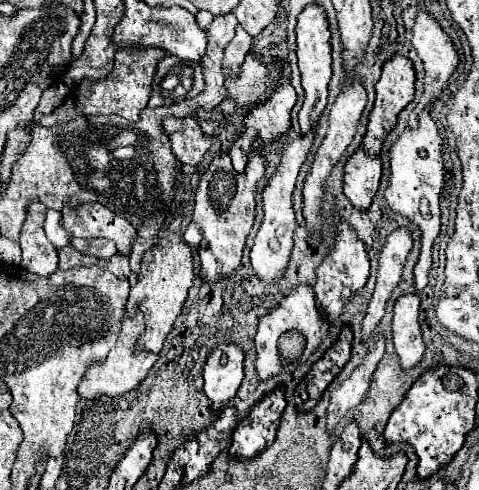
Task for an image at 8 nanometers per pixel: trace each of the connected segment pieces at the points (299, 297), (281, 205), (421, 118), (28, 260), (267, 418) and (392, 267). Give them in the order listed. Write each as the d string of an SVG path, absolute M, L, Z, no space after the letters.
M310 285L294 287L294 291L290 295L286 295L270 313L266 313L260 319L254 339L256 339L256 351L258 351L256 371L258 371L258 377L262 381L266 381L268 377L282 371L282 359L278 355L278 339L286 331L300 331L306 339L306 347L316 347L324 339L324 335L328 333L328 321L324 319L324 315L320 315L316 301L314 301L314 291Z
M308 131L308 133L300 133L294 141L282 145L280 163L278 163L274 175L270 177L270 181L266 183L266 187L262 189L264 219L262 219L258 235L254 237L254 247L250 251L250 261L252 261L252 267L254 267L256 275L260 279L268 281L268 283L278 281L284 275L288 259L290 259L292 235L294 235L294 227L296 227L294 209L292 209L292 191L294 191L294 185L296 185L298 171L300 171L302 163L306 161L306 155L310 151L312 139L314 139L314 131Z
M424 109L418 115L418 129L406 127L404 133L390 149L390 185L386 189L386 201L390 203L392 211L408 217L416 223L422 231L422 249L420 259L414 267L414 287L422 291L428 283L428 271L432 265L432 241L440 231L440 193L444 181L444 165L442 165L442 137L438 133L436 123Z
M30 203L26 207L26 221L20 231L22 267L34 275L48 277L58 267L58 249L44 235L46 207L42 203Z
M276 387L272 393L264 395L256 405L252 405L246 419L242 419L232 435L230 455L250 459L258 455L260 449L268 447L276 437L280 415L286 407L284 391Z
M396 227L388 235L388 239L386 239L382 251L380 251L374 295L372 295L372 301L368 305L368 313L366 313L364 323L362 323L362 337L364 339L368 339L372 335L378 321L384 317L386 301L390 299L394 287L400 281L400 273L404 269L404 263L406 263L406 257L410 253L410 249L412 249L410 229Z

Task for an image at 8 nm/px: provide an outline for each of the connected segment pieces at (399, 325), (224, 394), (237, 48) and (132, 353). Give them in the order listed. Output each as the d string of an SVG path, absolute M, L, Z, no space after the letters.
M404 293L394 303L394 347L404 369L414 367L424 353L424 341L418 323L418 307L420 297L416 293Z
M220 343L204 361L204 393L212 401L212 415L232 399L244 379L242 347L236 343Z
M238 25L236 27L236 37L224 49L224 57L222 57L224 77L240 73L240 65L244 63L244 57L246 57L248 49L250 49L250 43L252 43L252 37Z
M136 313L134 317L124 315L122 329L118 333L118 343L110 349L108 357L102 363L96 363L96 365L90 367L90 371L86 371L84 381L78 387L79 399L100 399L102 395L104 397L116 397L116 395L132 391L134 387L138 387L144 381L144 377L148 375L148 371L156 363L158 355L150 353L150 351L142 351L138 347L136 341L138 341L138 337L140 337L142 331L144 331L142 313Z

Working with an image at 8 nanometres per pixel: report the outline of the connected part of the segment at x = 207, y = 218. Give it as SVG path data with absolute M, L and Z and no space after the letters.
M260 139L252 143L252 155L248 155L248 165L244 173L236 173L230 163L228 151L222 151L218 157L212 159L208 171L200 177L200 185L196 189L196 205L192 221L186 227L184 241L190 247L198 247L202 271L206 273L208 281L230 275L240 265L244 241L252 227L252 205L256 205L254 187L256 181L264 175L264 161L258 153L258 143Z

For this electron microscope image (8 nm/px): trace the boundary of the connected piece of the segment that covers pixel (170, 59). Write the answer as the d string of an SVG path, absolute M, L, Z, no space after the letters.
M166 55L158 63L152 83L152 97L148 107L174 105L192 99L204 91L204 75L198 63L188 63L176 55Z

